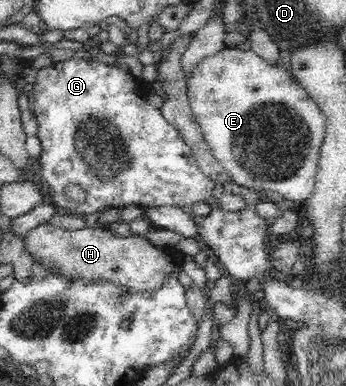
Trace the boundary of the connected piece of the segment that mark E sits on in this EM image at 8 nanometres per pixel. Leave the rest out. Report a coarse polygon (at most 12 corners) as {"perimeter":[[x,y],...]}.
{"perimeter":[[225,47],[186,96],[243,187],[313,193],[325,117],[280,60]]}

